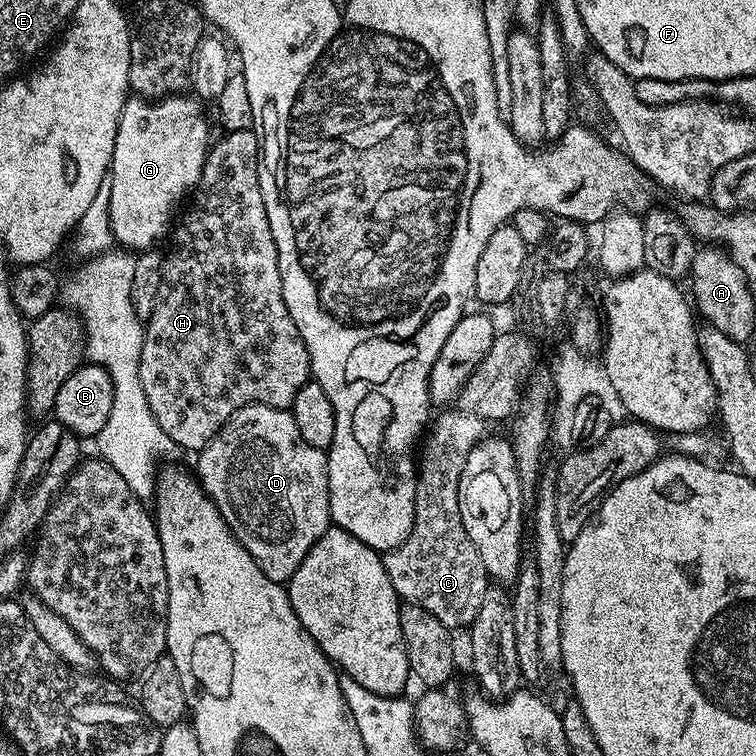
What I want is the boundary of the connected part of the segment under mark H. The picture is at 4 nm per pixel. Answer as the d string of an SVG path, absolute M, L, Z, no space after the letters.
M252 128L225 131L221 140L211 145L200 181L191 193L192 205L184 217L179 217L174 231L171 233L172 249L164 256L162 270L162 286L158 286L158 302L154 306L154 314L144 324L144 341L142 342L142 358L138 366L138 374L142 378L142 390L146 390L146 402L150 402L150 410L154 410L154 418L158 418L158 426L177 446L184 444L193 450L199 450L209 444L222 430L222 426L242 406L265 404L271 408L291 409L298 390L309 383L312 375L310 354L306 350L306 342L302 342L302 334L298 334L298 326L294 326L294 318L290 318L290 310L286 310L286 298L282 298L282 274L278 266L278 250L274 246L274 234L270 234L270 218L266 218L266 206L262 202L260 189L260 157L262 140L255 136Z

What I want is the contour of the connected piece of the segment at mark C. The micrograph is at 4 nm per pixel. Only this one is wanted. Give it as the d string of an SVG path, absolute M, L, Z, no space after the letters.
M452 410L441 411L444 413L431 421L430 435L423 441L424 453L418 456L416 503L410 534L396 548L383 553L382 567L388 575L388 584L394 586L403 603L417 604L422 606L422 610L430 610L430 614L450 630L464 630L472 625L474 618L478 618L478 606L482 606L482 597L490 587L490 581L478 550L474 550L474 542L470 542L470 534L466 534L466 526L462 526L462 514L458 510L458 482L466 454L477 440L484 439L486 435L486 421L459 410L448 411Z

